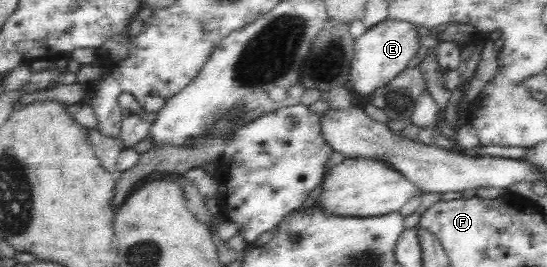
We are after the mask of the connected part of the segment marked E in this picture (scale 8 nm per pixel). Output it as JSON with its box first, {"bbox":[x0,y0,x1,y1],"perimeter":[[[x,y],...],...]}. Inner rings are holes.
{"bbox":[348,19,422,97],"perimeter":[[[385,19],[377,26],[365,31],[361,37],[354,39],[354,55],[348,86],[355,89],[357,95],[365,97],[375,89],[388,85],[397,75],[411,67],[411,62],[420,51],[422,44],[418,29],[413,23]]]}

